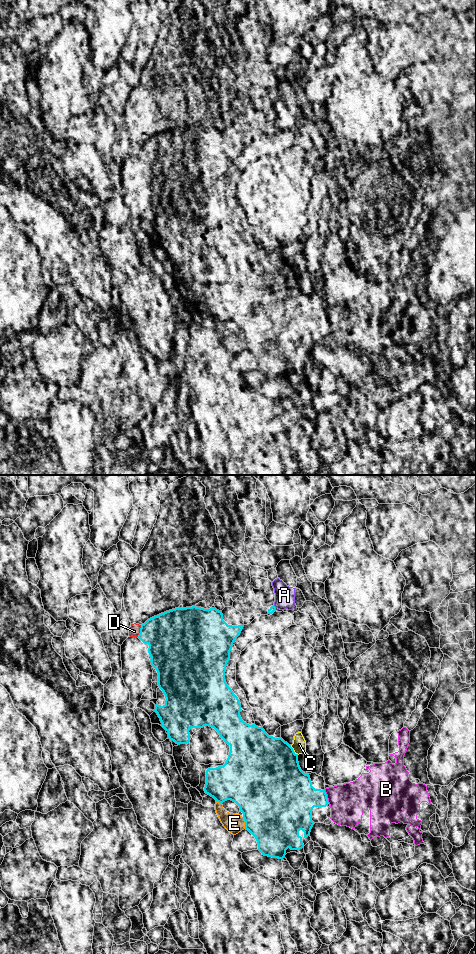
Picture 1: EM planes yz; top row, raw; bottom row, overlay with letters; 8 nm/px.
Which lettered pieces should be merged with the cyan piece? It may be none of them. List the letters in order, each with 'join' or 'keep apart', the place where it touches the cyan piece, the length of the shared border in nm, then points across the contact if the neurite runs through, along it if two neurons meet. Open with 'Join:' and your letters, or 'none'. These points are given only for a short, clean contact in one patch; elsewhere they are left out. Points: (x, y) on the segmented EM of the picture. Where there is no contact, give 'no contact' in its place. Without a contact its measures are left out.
Join: none
A: keep apart; meets cyan in yz at (274, 606); contact 40 nm long
B: keep apart; meets cyan in yz at (326, 796); contact 110 nm long
C: keep apart; meets cyan in yz at (293, 750); contact 100 nm long
D: keep apart; meets cyan in yz at (140, 631); contact 100 nm long
E: keep apart; meets cyan in yz at (245, 823); contact 100 nm long

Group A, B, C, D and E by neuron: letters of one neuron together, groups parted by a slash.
A / B / C / D / E

